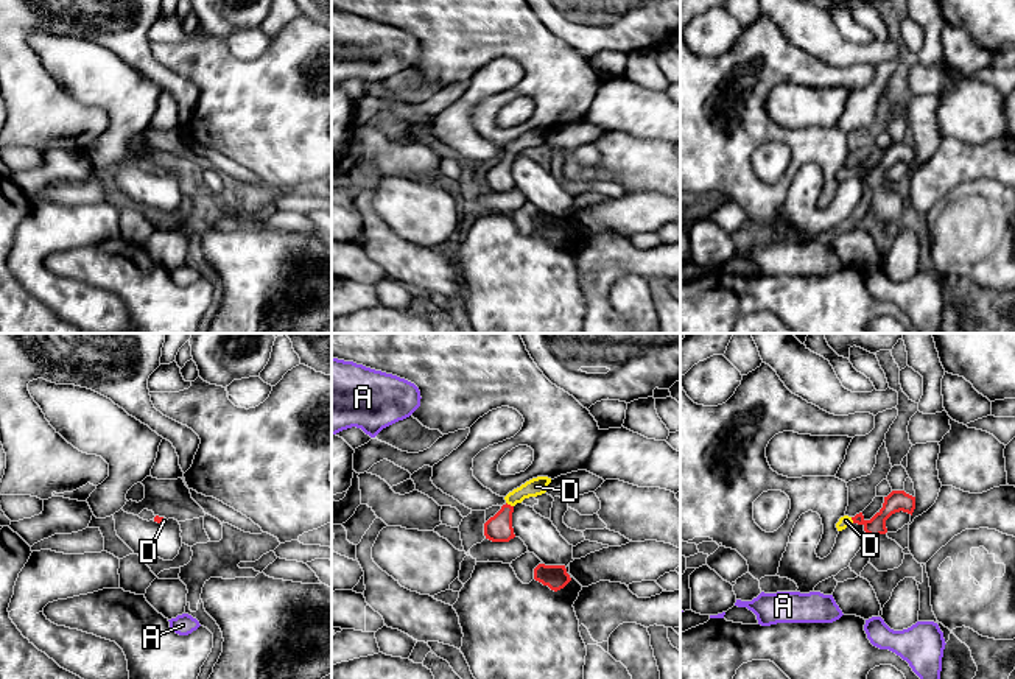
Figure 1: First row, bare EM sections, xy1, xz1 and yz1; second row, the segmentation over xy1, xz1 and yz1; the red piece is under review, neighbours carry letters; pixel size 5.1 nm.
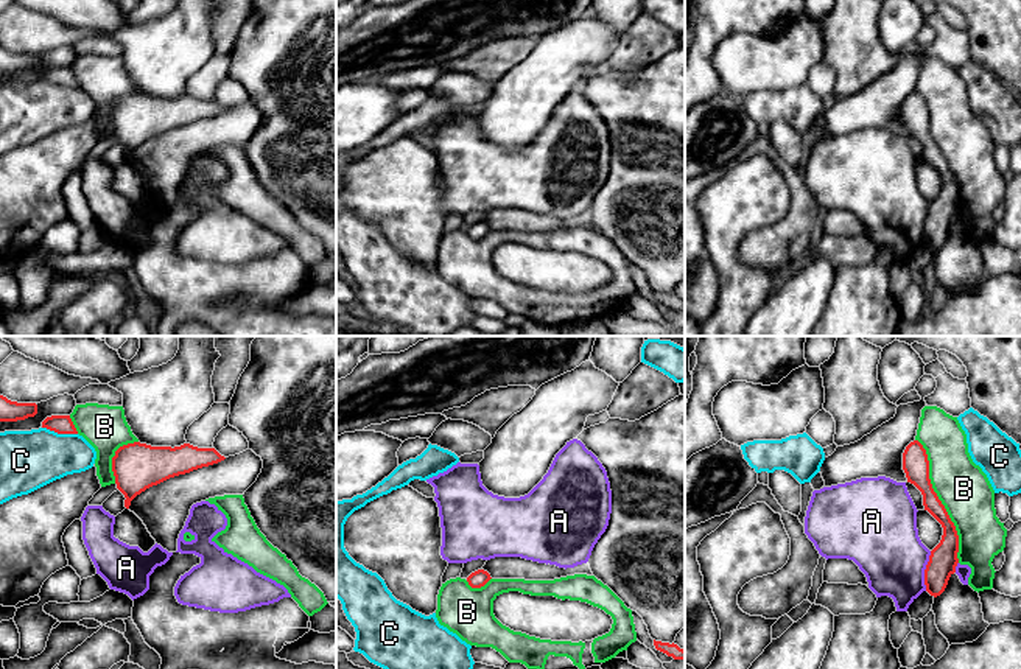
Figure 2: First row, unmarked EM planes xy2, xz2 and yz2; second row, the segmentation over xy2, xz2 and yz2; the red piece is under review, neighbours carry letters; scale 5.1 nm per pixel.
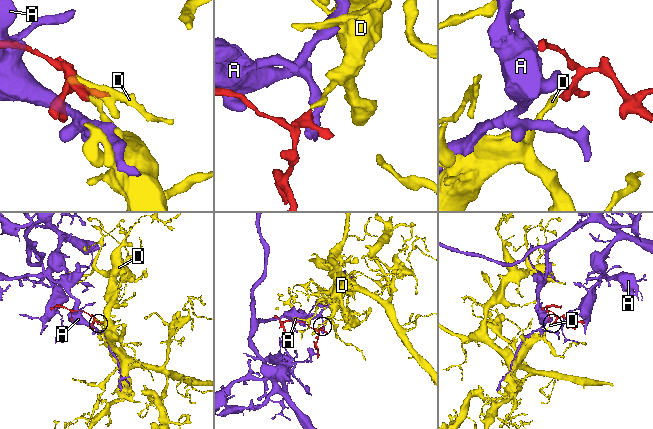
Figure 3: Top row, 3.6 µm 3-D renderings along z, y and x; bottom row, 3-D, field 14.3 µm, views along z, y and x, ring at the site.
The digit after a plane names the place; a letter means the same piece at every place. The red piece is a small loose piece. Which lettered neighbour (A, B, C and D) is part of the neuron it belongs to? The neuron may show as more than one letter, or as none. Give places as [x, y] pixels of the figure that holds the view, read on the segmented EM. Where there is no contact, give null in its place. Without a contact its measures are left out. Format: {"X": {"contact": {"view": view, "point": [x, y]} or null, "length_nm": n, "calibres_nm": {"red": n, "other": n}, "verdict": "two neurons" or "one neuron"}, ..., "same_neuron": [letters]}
{"A": {"contact": {"view": "yz2", "point": [925, 571]}, "length_nm": 220, "calibres_nm": {"red": 150, "other": 360}, "verdict": "two neurons"}, "B": {"contact": {"view": "yz2", "point": [940, 501]}, "length_nm": 700, "calibres_nm": {"red": 140, "other": 280}, "verdict": "two neurons"}, "C": {"contact": {"view": "xy2", "point": [59, 433]}, "length_nm": 190, "calibres_nm": {"red": 100, "other": 300}, "verdict": "two neurons"}, "D": {"contact": {"view": "xz1", "point": [509, 505]}, "length_nm": 50, "calibres_nm": {"red": 140, "other": 90}, "verdict": "one neuron"}, "same_neuron": ["D"]}

